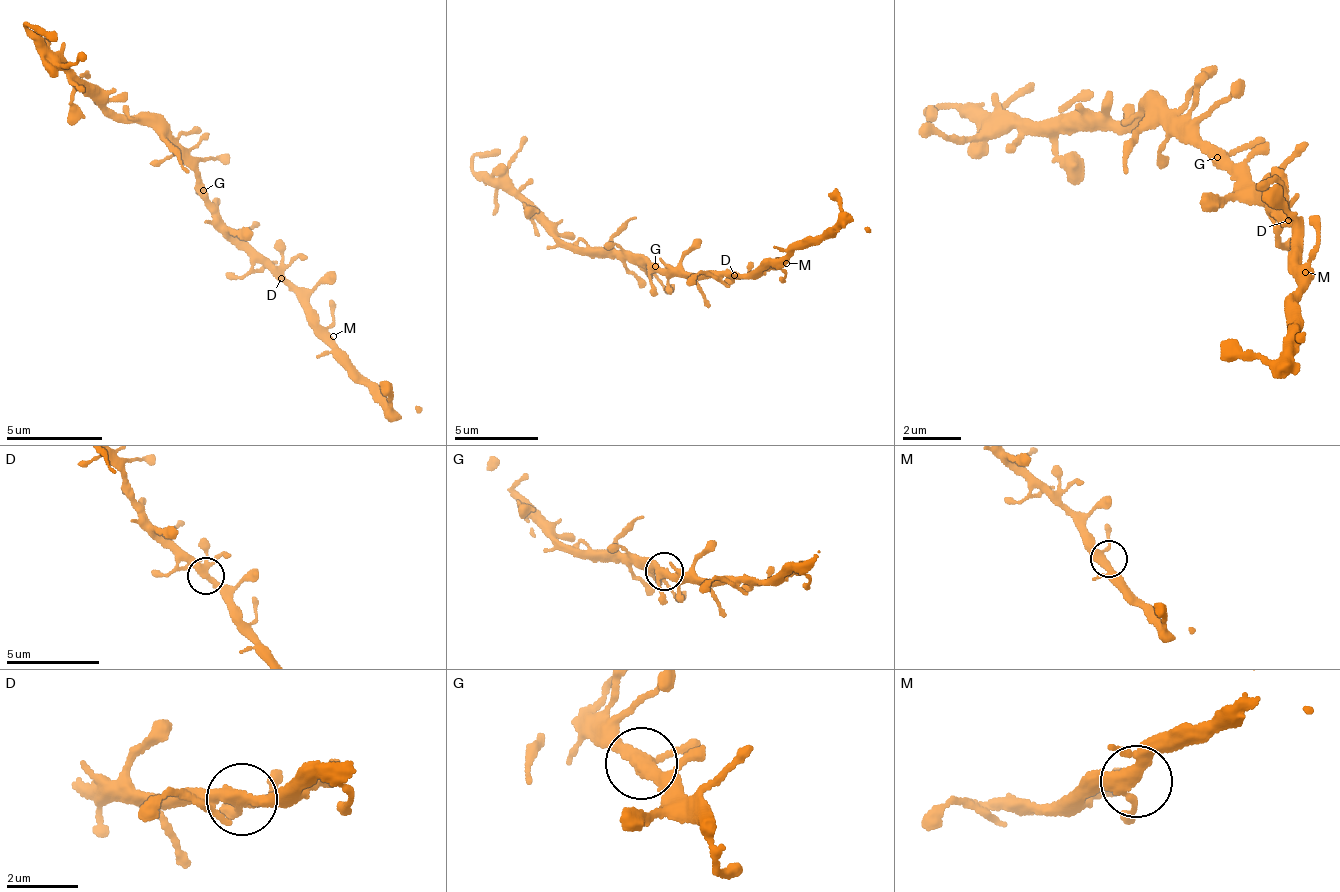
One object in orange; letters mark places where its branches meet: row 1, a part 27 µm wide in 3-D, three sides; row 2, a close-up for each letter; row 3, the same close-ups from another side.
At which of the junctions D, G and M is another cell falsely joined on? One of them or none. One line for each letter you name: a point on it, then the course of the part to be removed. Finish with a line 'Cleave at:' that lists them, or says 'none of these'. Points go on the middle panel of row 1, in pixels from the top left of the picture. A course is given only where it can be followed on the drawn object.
Cleave at: none of these

